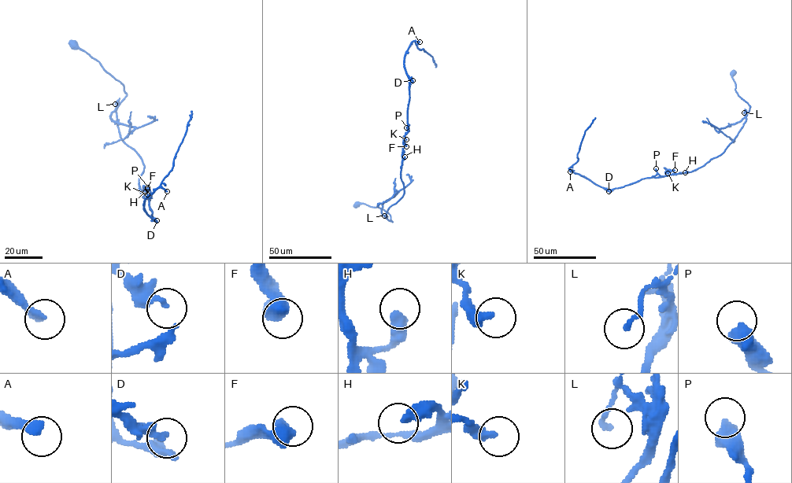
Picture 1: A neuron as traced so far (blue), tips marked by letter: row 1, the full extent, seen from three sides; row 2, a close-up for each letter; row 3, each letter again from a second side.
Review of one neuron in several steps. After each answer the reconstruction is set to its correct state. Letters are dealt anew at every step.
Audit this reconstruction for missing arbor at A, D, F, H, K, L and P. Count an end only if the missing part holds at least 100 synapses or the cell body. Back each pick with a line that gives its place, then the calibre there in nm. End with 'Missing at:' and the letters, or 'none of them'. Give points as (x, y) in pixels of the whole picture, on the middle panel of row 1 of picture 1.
A: at (420, 42); 320 nm thick
Missing at: A

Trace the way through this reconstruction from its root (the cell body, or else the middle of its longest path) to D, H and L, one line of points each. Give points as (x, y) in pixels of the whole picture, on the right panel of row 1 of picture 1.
D: (732, 73), (735, 90), (750, 108), (743, 127), (721, 154), (690, 171), (645, 178), (605, 189), (608, 191)
H: (732, 73), (735, 90), (750, 106), (745, 121), (721, 154), (695, 170), (685, 172)
L: (732, 73), (735, 90), (750, 106), (745, 116), (744, 112)

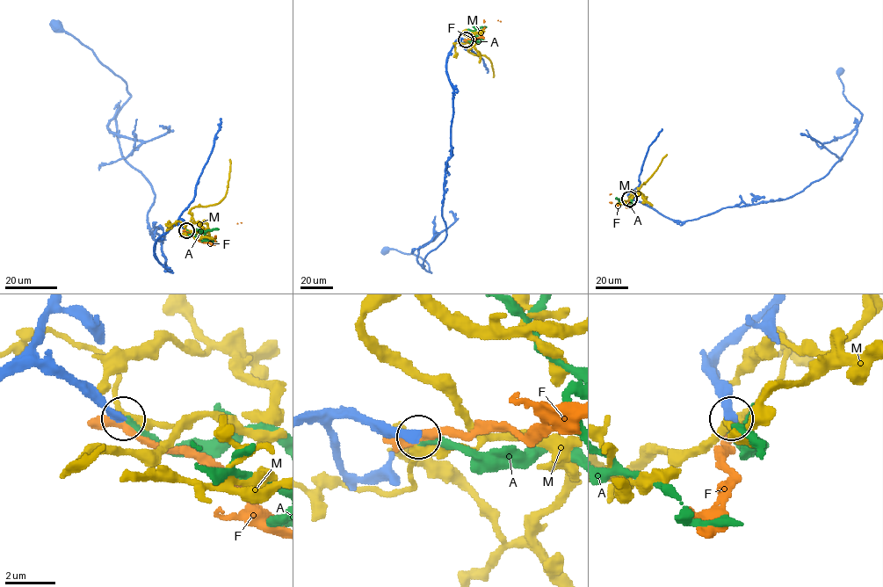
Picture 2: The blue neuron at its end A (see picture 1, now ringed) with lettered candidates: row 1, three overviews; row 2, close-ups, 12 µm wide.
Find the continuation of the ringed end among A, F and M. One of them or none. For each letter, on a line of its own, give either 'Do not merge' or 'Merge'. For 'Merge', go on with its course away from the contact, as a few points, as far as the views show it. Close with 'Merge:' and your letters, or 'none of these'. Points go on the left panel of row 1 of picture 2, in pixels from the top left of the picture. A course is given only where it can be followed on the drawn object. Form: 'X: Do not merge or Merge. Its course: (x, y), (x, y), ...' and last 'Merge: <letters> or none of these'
A: Merge. Its course: (186, 230), (191, 233), (200, 231), (205, 241), (198, 235), (203, 231), (218, 228)
F: Do not merge
M: Do not merge
Merge: A

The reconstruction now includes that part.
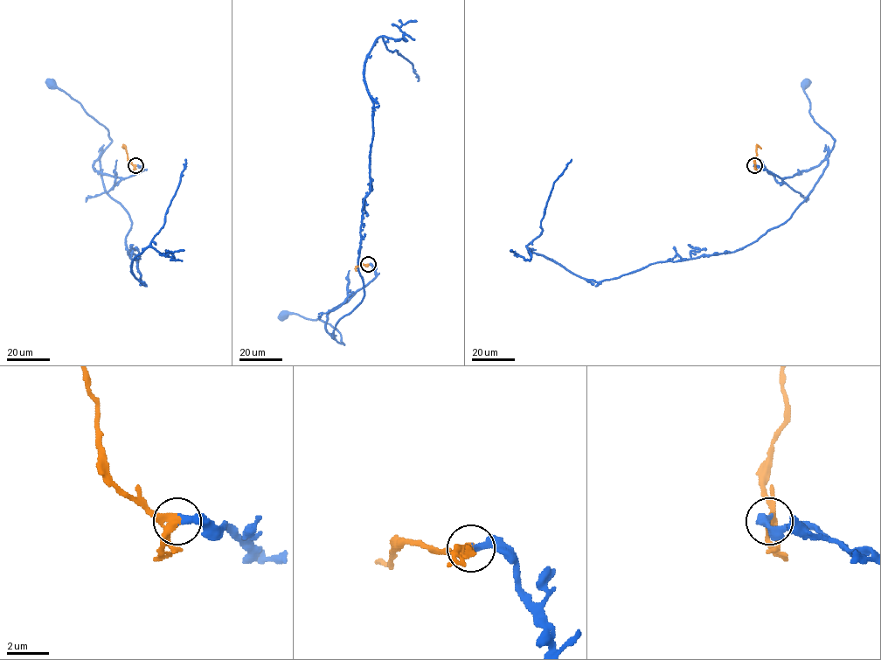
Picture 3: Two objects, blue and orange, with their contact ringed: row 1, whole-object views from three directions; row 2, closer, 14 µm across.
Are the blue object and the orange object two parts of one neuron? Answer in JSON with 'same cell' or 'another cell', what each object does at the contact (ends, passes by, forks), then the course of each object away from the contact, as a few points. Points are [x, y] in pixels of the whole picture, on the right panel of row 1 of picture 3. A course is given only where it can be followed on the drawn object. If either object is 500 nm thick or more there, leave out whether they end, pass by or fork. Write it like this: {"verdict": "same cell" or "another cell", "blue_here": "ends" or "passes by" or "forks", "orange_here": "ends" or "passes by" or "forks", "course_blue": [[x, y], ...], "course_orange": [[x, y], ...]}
{"verdict": "same cell", "blue_here": "ends", "orange_here": "passes by", "course_blue": [[755, 166], [787, 178], [817, 166], [828, 156], [834, 139], [809, 113], [805, 84]], "course_orange": [[755, 166], [756, 147], [758, 145], [760, 149]]}

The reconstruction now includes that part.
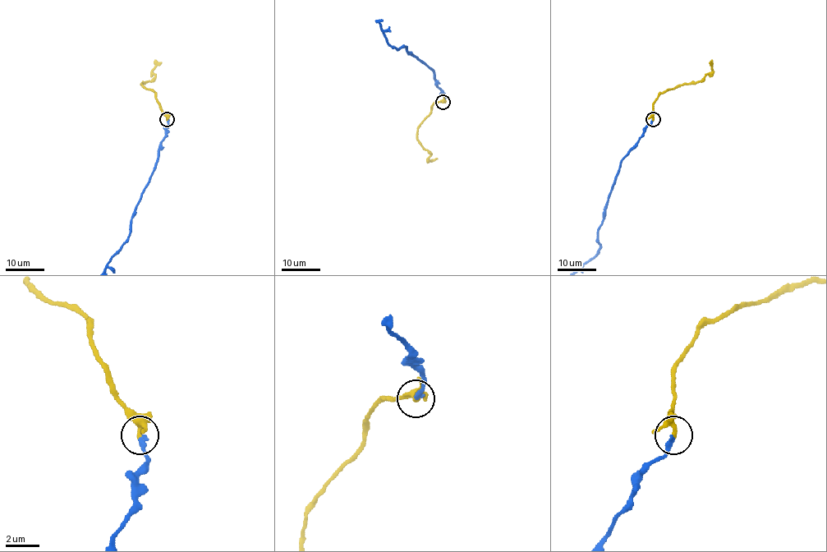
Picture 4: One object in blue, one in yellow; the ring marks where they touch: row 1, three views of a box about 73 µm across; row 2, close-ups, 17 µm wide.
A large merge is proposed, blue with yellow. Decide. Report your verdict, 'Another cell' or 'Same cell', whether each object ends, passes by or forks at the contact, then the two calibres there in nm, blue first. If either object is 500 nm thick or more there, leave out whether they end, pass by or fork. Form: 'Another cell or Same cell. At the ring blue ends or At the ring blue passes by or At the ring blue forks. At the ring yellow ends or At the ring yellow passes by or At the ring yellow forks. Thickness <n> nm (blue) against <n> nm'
Same cell. At the ring blue ends. At the ring yellow passes by. Thickness 280 nm (blue) against 260 nm

